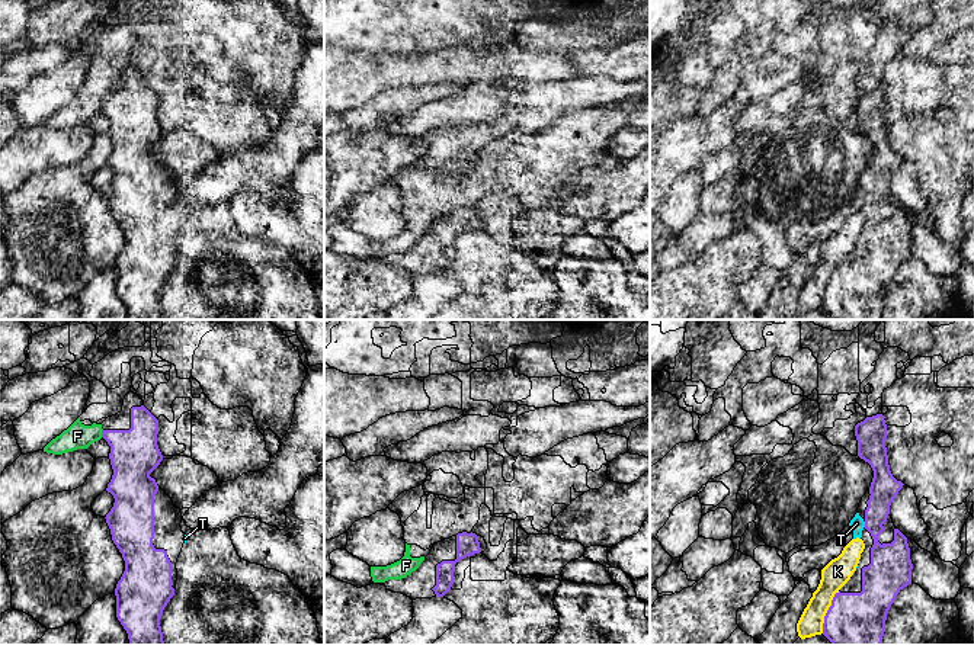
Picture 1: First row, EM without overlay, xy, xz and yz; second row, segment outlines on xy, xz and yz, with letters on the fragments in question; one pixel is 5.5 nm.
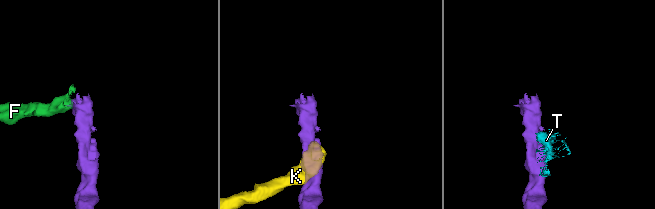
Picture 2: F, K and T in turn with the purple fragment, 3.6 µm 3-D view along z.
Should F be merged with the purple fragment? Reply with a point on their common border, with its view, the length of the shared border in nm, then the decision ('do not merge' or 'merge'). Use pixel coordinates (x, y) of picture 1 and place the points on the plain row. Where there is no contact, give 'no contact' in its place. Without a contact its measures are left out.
contact xy (102, 108); length 50 nm; do not merge

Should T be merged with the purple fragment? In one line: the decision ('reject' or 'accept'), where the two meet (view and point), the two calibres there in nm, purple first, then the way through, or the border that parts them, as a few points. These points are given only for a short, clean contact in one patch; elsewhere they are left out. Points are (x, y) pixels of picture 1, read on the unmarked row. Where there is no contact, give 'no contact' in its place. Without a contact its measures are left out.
reject | yz (865, 199) | 220/70 nm

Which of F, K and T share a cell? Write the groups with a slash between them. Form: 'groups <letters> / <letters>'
groups F / K T

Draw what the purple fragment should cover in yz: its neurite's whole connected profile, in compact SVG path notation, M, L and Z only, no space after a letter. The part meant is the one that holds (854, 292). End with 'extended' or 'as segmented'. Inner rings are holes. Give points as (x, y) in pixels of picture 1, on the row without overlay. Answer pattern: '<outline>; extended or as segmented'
M882 89L855 100L858 131L874 145L858 187L865 196L865 224L850 254L834 269L823 309L832 320L881 320L887 288L897 269L911 259L907 212L894 200L890 180L903 163L888 139L887 99Z; extended

